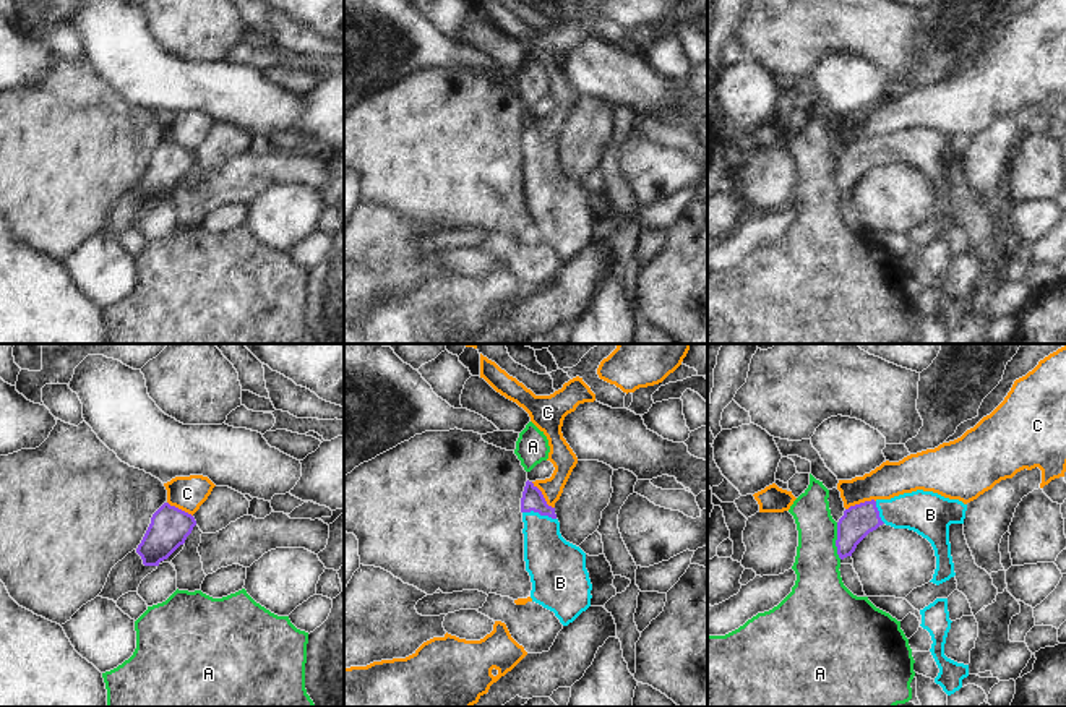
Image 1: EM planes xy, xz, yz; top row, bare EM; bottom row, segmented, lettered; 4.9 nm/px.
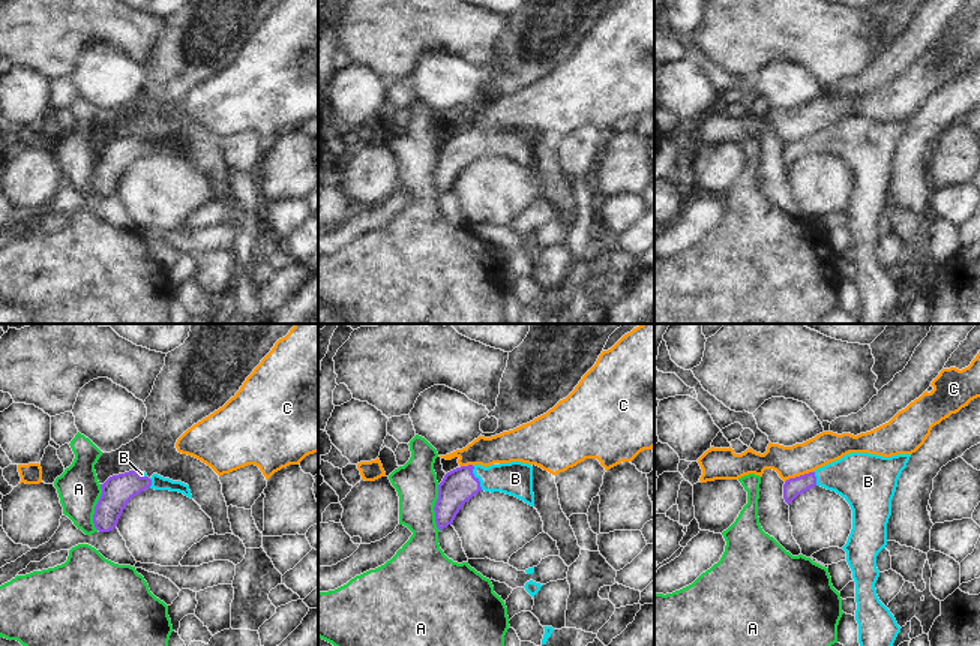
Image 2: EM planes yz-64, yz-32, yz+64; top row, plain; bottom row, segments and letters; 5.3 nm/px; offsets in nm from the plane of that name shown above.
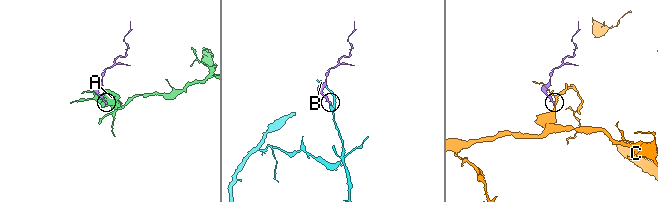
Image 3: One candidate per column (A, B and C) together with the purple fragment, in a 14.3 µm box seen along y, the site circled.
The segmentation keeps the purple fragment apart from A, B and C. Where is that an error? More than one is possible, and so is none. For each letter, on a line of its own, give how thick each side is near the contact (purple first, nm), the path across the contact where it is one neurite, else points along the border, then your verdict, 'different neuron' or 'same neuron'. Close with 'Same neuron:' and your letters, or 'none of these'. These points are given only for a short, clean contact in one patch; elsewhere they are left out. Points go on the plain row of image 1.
A: 160 nm thick on the purple side, 240 nm on the other; border along yz (836, 159), (836, 190), (841, 195); different neuron
B: 110 nm thick on the purple side, 260 nm on the other; runs through xz (532, 137), (532, 143), (539, 149), (542, 180), (552, 198); same neuron
C: 110 nm thick on the purple side, 120 nm on the other; border along xz (531, 119), (554, 145); different neuron
Same neuron: B

